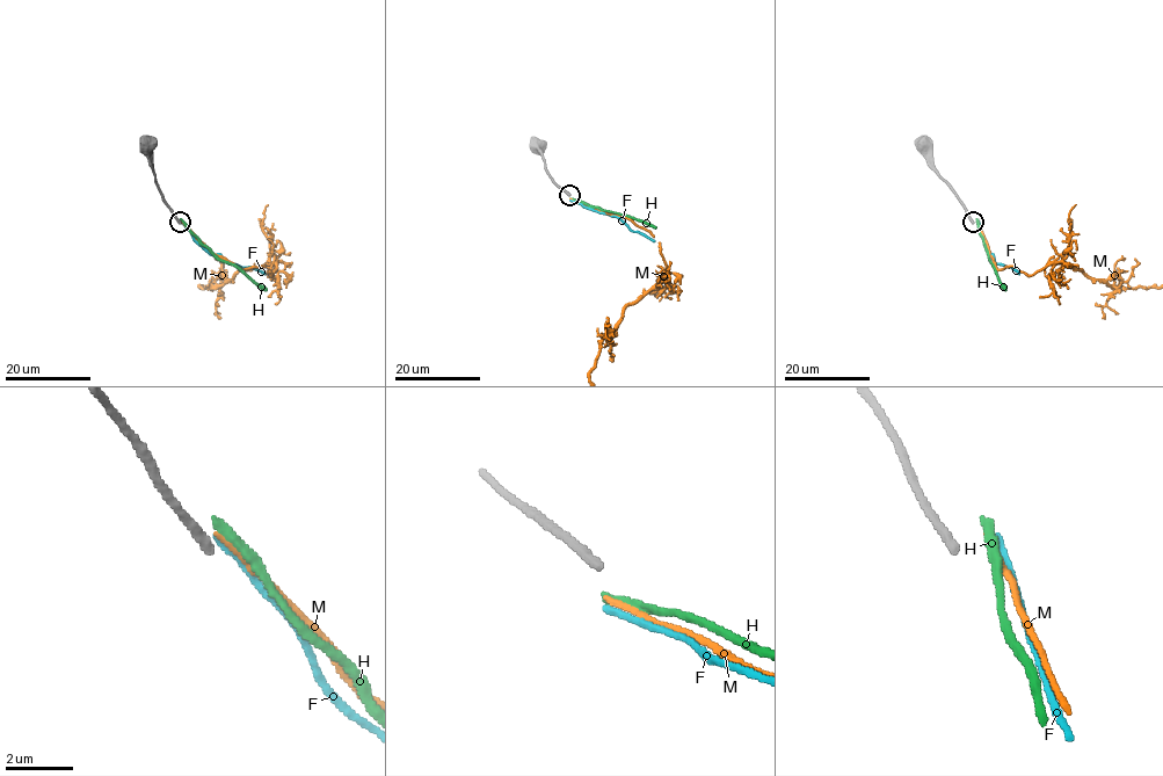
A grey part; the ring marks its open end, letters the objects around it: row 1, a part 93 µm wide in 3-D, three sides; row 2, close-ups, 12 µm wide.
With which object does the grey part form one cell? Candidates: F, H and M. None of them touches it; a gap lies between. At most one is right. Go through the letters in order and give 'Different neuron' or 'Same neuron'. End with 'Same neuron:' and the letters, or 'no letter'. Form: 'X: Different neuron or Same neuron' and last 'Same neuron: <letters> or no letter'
F: Different neuron
H: Same neuron
M: Different neuron
Same neuron: H

